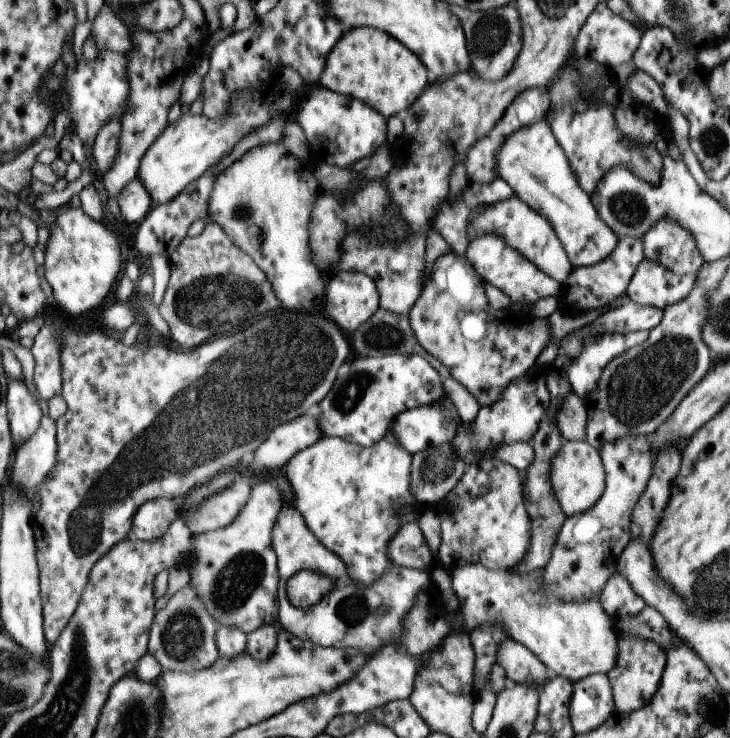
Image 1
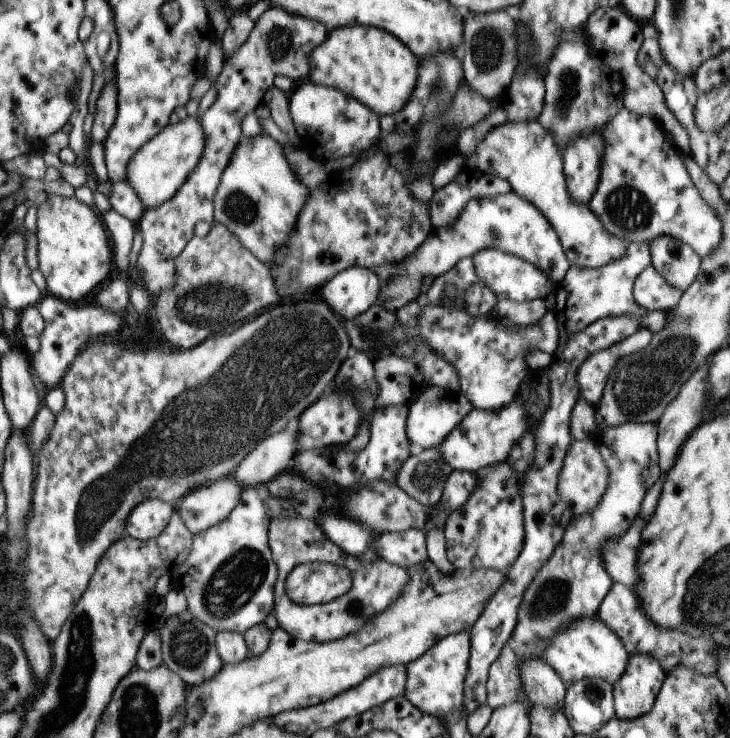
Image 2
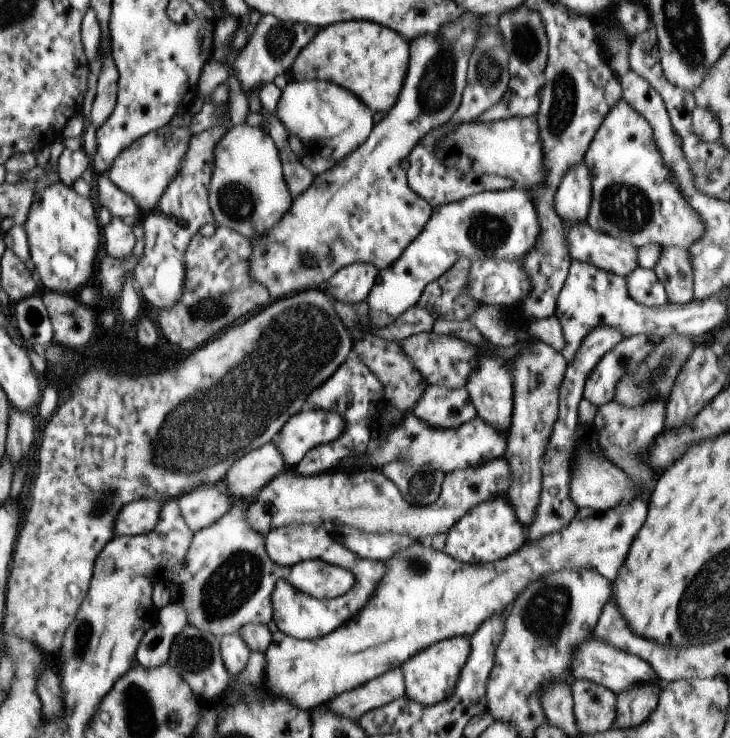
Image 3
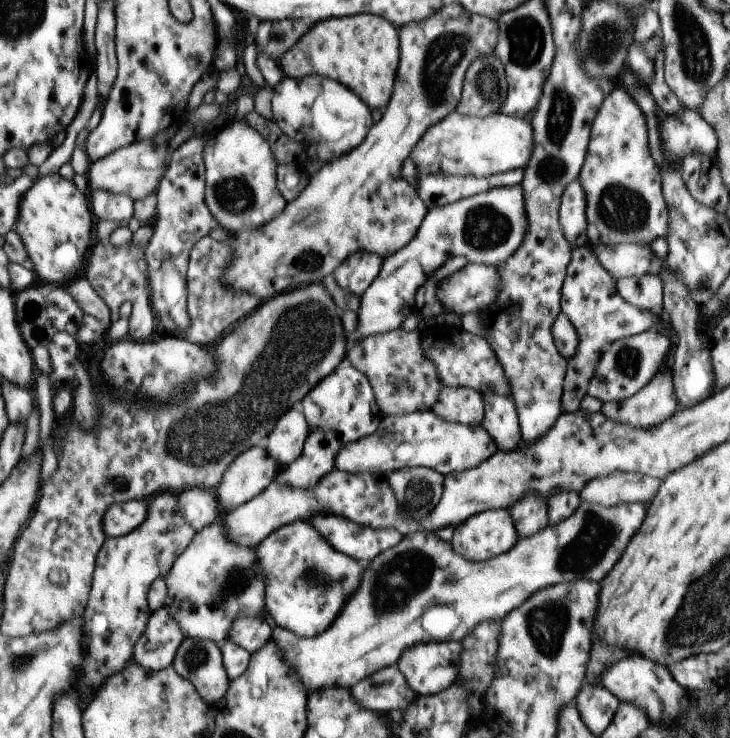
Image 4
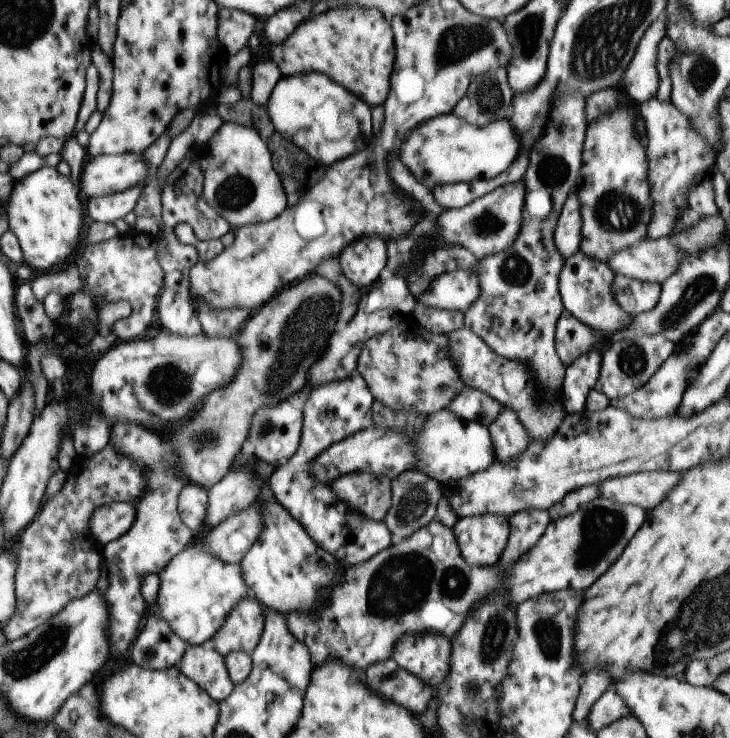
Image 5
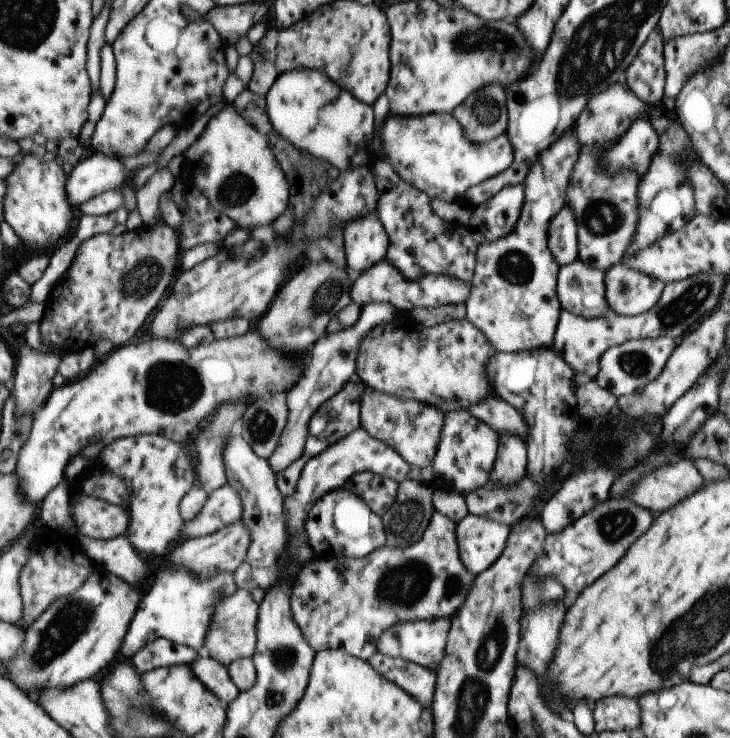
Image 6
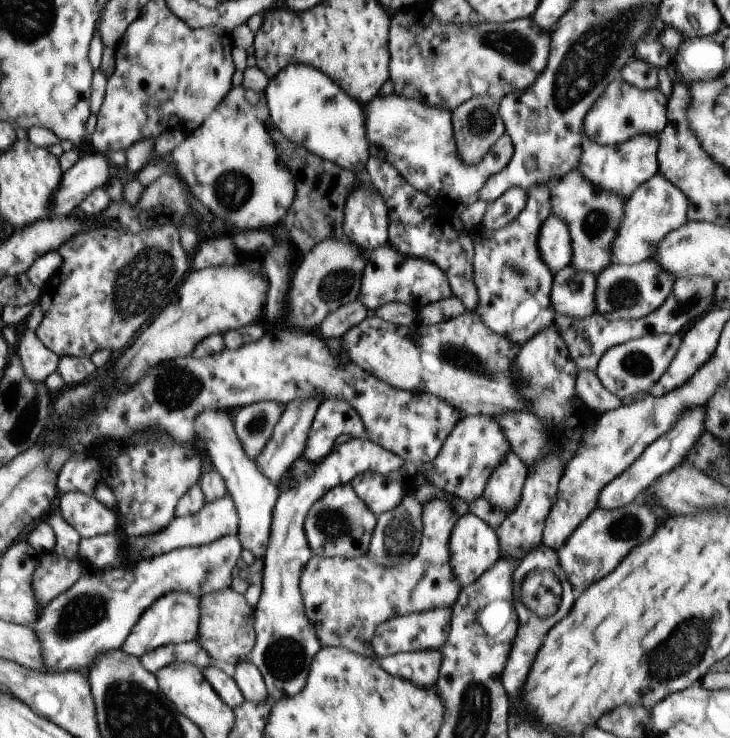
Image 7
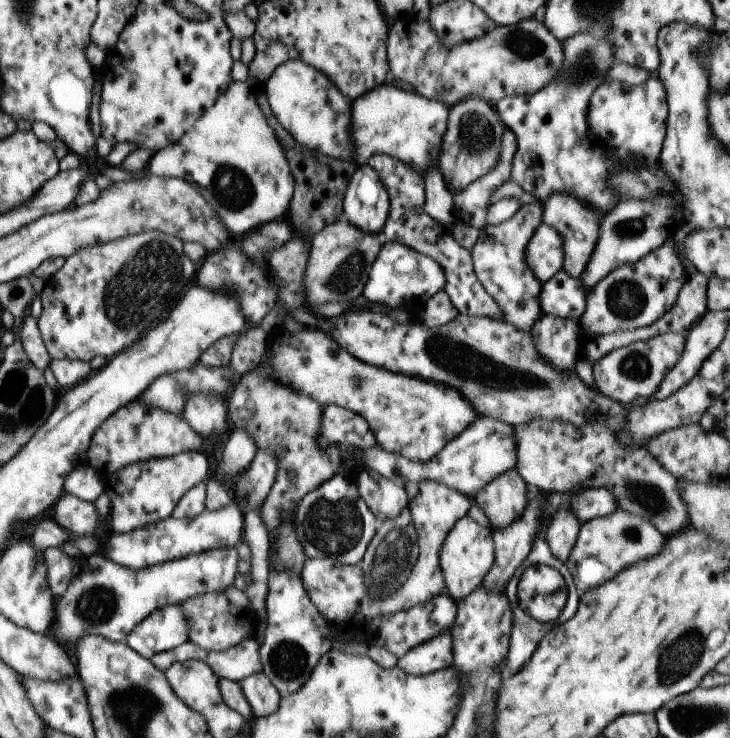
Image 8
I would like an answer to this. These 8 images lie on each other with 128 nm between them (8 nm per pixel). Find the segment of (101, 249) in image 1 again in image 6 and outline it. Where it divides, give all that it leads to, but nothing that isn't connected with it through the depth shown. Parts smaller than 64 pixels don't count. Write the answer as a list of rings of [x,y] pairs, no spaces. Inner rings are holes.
[[[25,153],[21,162],[4,178],[4,183],[2,220],[17,235],[26,255],[43,252],[46,246],[61,239],[71,222],[71,204],[66,197],[66,176],[52,157],[42,159]]]

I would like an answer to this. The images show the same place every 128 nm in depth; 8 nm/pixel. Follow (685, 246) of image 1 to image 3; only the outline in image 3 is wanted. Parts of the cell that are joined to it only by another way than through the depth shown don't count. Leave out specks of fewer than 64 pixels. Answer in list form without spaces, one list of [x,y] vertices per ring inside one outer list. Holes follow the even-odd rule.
[[[663,247],[652,269],[664,286],[667,303],[682,305],[693,300],[692,270],[687,250]]]

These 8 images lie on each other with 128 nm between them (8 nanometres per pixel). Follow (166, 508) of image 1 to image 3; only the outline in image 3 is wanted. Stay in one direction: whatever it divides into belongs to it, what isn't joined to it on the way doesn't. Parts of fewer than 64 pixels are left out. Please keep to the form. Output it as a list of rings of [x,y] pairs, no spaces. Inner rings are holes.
[[[149,498],[123,505],[114,516],[115,535],[133,536],[150,531],[158,521],[161,504]]]

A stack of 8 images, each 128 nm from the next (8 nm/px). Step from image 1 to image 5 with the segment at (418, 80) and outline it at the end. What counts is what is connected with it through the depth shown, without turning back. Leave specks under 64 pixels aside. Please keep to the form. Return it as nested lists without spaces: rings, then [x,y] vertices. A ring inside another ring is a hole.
[[[349,6],[302,20],[280,43],[270,44],[269,54],[282,75],[323,73],[372,108],[386,99],[393,70],[394,42],[391,28],[379,10]]]

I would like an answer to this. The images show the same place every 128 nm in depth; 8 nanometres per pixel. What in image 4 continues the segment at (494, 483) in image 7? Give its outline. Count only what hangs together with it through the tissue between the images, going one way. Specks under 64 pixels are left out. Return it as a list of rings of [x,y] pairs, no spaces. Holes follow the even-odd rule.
[[[492,389],[481,394],[484,415],[480,425],[490,434],[496,450],[517,450],[517,446],[520,446],[520,430],[512,396],[498,395]]]

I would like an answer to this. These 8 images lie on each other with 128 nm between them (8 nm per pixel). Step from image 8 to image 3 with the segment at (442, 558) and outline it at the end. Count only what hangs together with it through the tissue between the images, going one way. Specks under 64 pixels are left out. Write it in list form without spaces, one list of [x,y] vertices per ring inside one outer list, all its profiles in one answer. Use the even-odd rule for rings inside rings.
[[[496,495],[484,503],[469,509],[446,532],[443,551],[456,561],[472,564],[485,564],[509,557],[526,540],[525,528],[518,521],[514,510],[505,495]]]

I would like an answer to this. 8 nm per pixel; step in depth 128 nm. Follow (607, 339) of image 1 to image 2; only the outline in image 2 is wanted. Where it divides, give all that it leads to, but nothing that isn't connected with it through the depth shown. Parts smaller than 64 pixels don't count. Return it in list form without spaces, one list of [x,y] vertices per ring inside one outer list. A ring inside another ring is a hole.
[[[639,327],[622,341],[589,355],[576,374],[579,397],[595,406],[601,400],[605,381],[616,361],[647,347],[651,335],[647,329]]]

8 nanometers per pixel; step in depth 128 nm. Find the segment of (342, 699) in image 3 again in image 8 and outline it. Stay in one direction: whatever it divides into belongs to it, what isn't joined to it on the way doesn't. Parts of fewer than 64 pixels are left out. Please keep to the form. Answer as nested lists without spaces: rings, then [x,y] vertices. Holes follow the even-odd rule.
[[[445,629],[433,638],[414,646],[397,660],[397,668],[415,676],[423,676],[449,667],[452,664],[450,629]]]

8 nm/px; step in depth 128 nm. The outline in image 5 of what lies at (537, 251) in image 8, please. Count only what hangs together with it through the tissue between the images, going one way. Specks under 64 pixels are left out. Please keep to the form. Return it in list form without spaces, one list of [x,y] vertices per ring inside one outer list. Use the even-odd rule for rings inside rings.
[[[569,194],[560,210],[557,224],[553,231],[553,242],[563,260],[579,251],[581,242],[581,217],[578,198]]]

